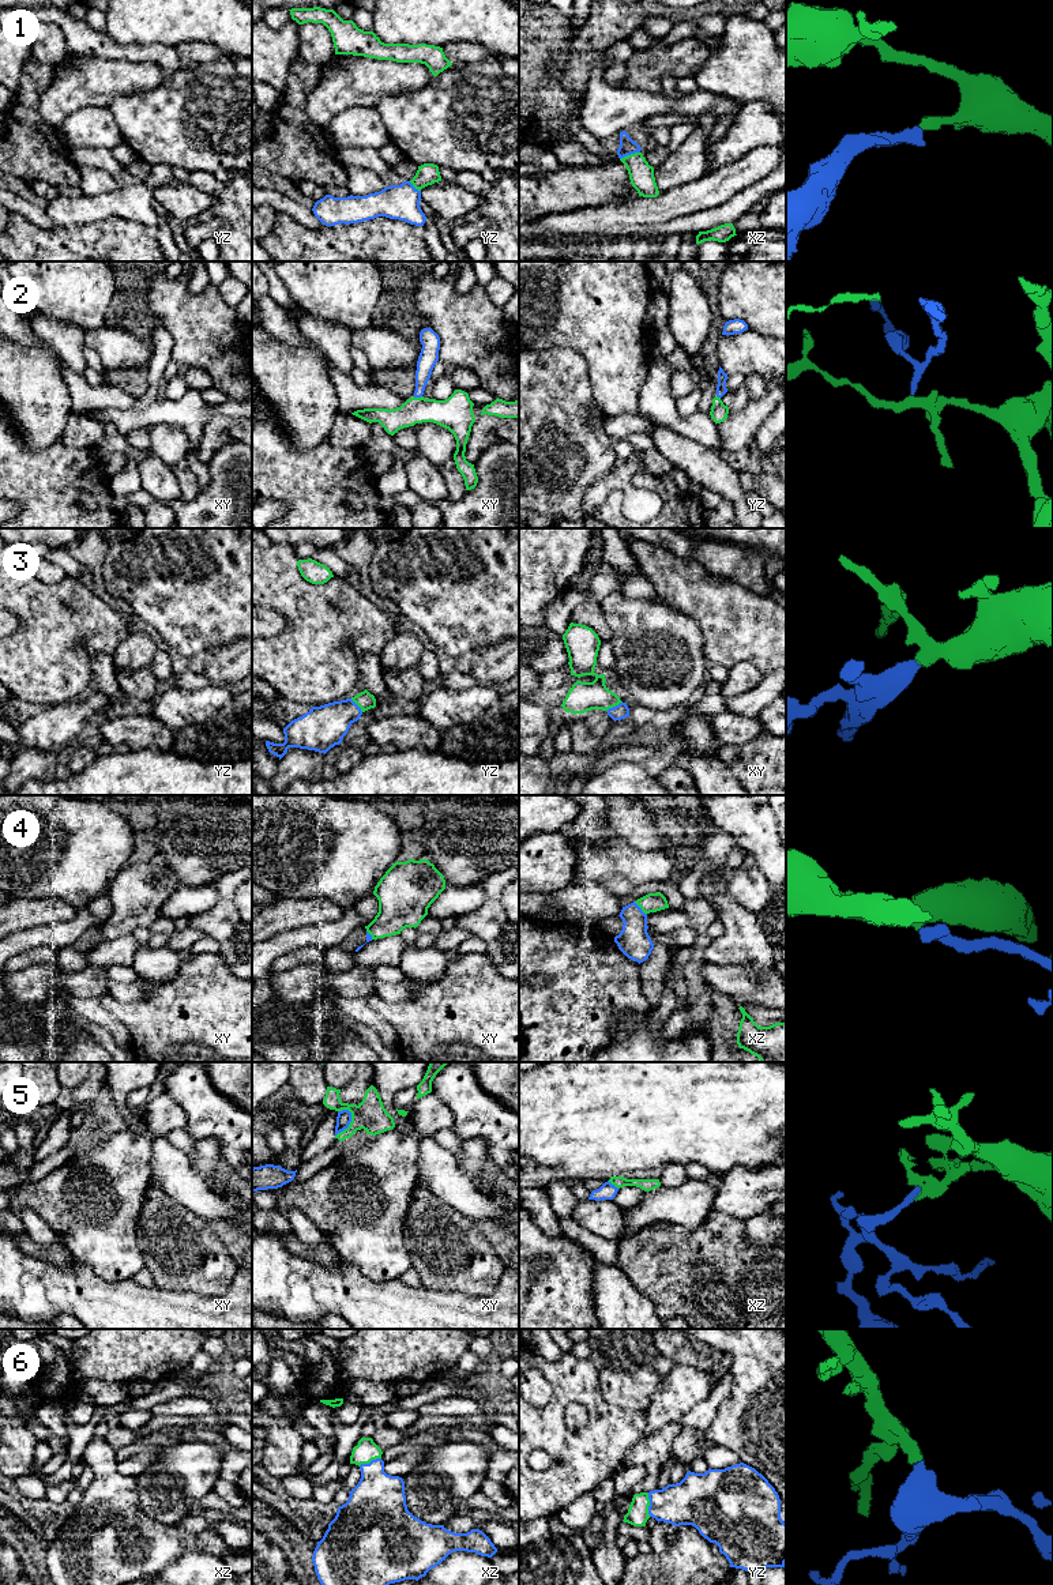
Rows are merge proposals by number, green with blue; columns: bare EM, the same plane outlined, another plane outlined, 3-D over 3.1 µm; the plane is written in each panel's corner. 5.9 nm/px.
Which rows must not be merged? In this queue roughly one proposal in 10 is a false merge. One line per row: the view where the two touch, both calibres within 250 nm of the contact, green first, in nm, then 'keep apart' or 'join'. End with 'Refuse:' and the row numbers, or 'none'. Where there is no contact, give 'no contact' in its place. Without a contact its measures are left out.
1: meets green in xz; 140 nm thick on the green side, 100 nm on the other; join
2: meets green in xy; 200 nm thick on the green side, 110 nm on the other; join
3: meets green in xy; 180 nm thick on the green side, 90 nm on the other; join
4: meets green in xz; 110 nm thick on the green side, 190 nm on the other; join
5: meets green in xy; 190 nm thick on the green side, 90 nm on the other; keep apart
6: meets green in yz; 130 nm thick on the green side, 280 nm on the other; join
Refuse: 5

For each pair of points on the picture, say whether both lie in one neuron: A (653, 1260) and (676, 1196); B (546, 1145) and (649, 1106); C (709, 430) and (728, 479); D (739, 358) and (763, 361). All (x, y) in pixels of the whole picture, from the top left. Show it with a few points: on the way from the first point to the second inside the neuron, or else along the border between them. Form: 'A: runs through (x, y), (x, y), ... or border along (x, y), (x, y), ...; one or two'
A: border along (698, 1227), (685, 1230), (654, 1222), (636, 1233); two
B: runs through (572, 1119), (589, 1107), (623, 1106); one
C: border along (685, 437), (715, 450); two
D: runs through (744, 358), (758, 358); one

